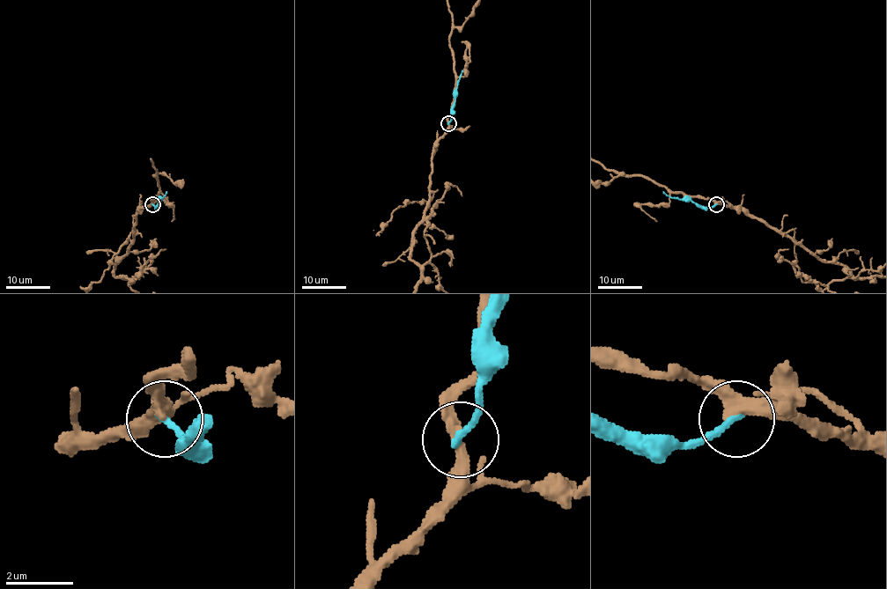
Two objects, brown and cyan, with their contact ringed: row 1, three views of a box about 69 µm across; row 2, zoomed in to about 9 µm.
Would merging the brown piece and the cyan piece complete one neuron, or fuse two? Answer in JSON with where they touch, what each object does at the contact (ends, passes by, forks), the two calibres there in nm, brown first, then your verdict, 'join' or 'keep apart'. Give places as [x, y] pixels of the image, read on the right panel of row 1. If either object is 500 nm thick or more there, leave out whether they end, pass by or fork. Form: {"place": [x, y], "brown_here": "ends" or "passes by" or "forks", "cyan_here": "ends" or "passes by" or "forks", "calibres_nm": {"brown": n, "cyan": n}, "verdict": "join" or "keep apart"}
{"place": [716, 204], "brown_here": "passes by", "cyan_here": "ends", "calibres_nm": {"brown": 320, "cyan": 200}, "verdict": "keep apart"}

